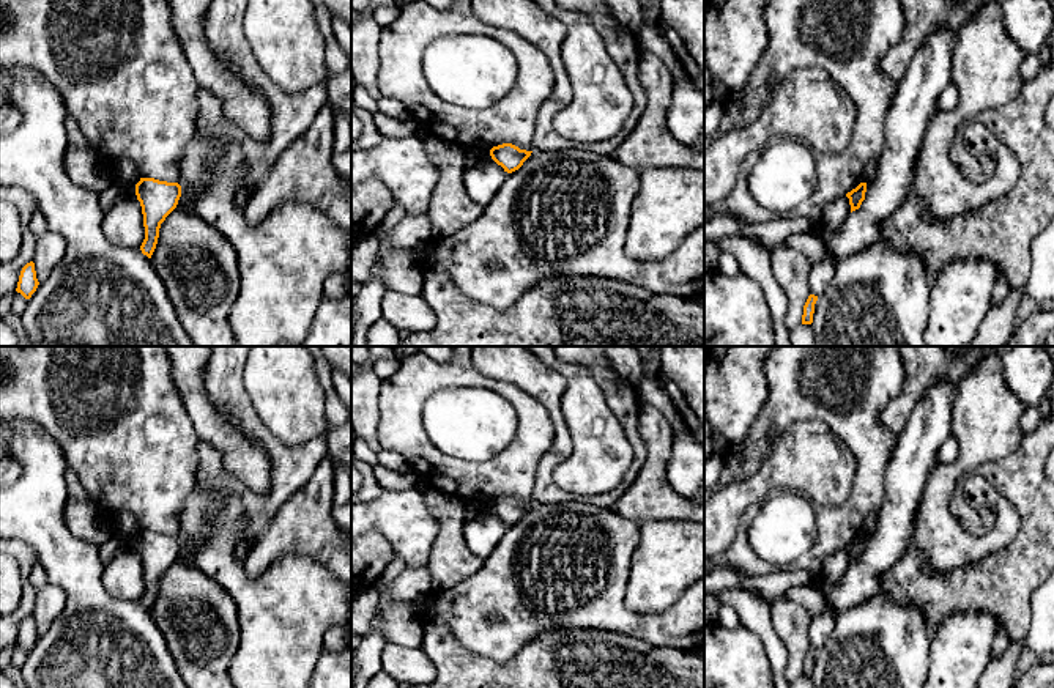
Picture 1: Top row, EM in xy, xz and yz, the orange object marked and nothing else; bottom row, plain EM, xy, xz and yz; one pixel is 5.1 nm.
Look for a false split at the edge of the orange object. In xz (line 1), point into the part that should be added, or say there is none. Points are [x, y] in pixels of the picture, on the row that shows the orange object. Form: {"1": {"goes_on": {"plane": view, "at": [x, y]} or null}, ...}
{"1": {"goes_on": null}}

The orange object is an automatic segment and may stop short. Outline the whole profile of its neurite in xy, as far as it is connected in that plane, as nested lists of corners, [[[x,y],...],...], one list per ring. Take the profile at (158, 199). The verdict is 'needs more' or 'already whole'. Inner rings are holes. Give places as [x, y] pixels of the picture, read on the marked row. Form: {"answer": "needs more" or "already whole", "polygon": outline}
{"answer": "already whole", "polygon": [[[140,178],[135,184],[135,195],[142,206],[145,227],[145,239],[140,250],[151,258],[158,244],[161,224],[176,208],[181,186],[154,178]]]}

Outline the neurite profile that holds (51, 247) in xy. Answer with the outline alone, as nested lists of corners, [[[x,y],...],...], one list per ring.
[[[46,231],[44,235],[36,238],[33,263],[39,283],[49,279],[50,272],[58,266],[65,253],[66,242],[60,235]]]

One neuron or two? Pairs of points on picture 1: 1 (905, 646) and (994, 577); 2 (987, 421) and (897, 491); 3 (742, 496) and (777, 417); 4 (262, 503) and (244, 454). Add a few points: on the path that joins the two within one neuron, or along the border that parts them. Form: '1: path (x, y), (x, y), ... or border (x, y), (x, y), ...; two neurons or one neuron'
1: border (900, 603), (914, 606), (931, 630); two neurons
2: border (936, 465), (927, 479), (920, 498); two neurons
3: border (772, 443), (768, 457), (753, 474), (720, 488); two neurons
4: border (229, 473), (259, 493), (267, 493), (271, 488); two neurons

